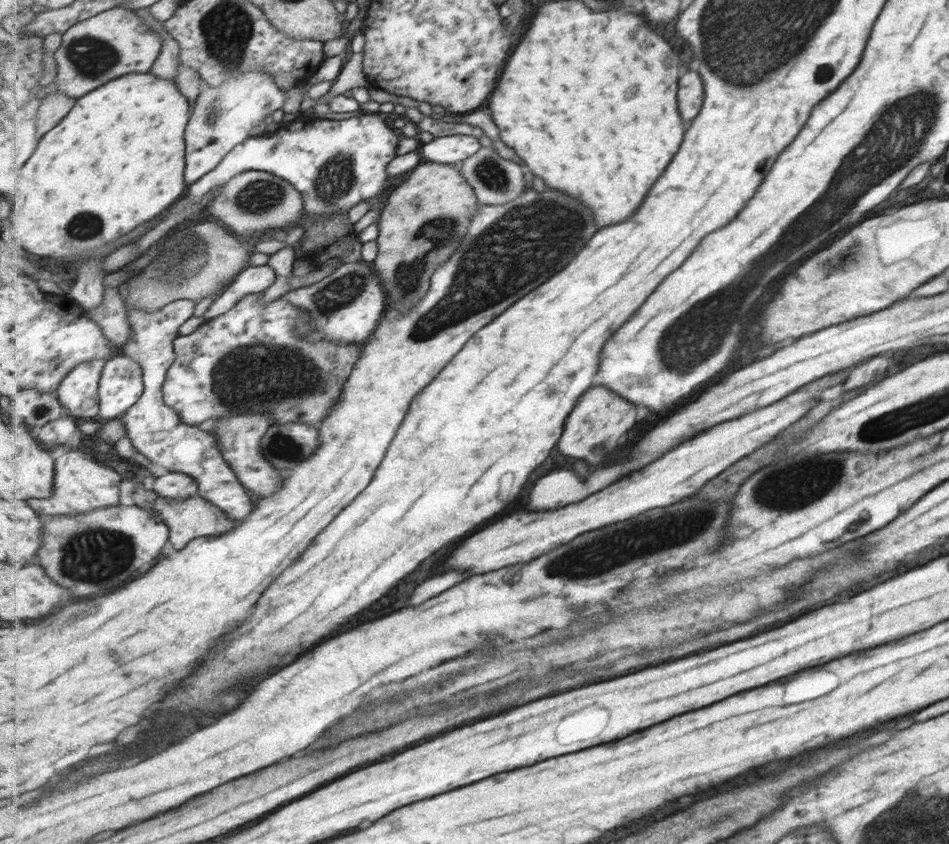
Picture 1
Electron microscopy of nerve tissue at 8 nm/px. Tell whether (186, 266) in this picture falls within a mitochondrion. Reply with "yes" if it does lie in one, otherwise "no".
yes

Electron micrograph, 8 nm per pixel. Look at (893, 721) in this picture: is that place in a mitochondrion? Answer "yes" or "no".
no

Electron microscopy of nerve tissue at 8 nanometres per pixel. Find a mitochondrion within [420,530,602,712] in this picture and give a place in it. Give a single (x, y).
(565, 565)

